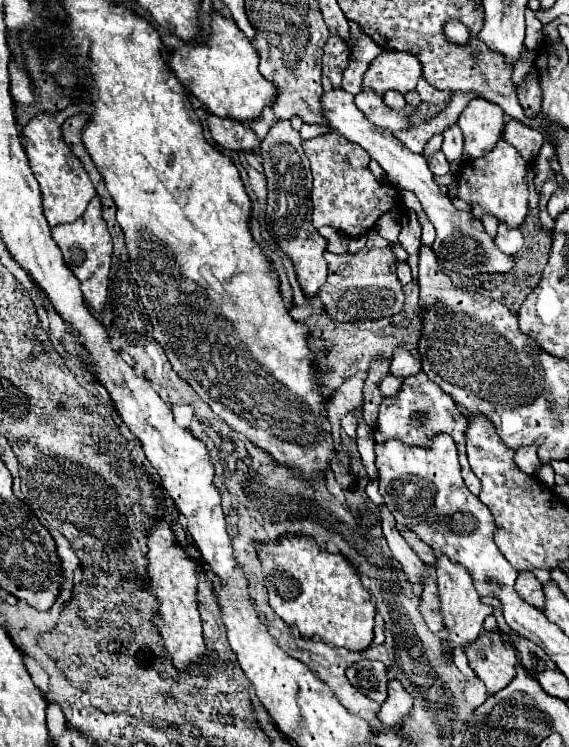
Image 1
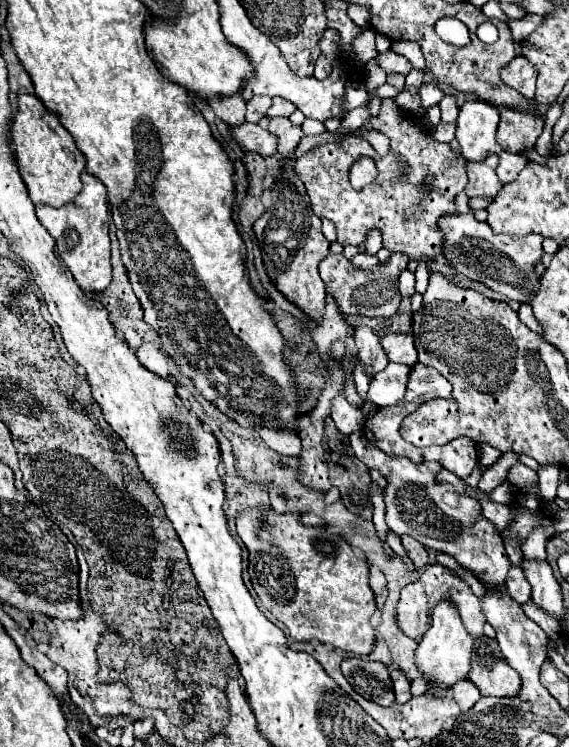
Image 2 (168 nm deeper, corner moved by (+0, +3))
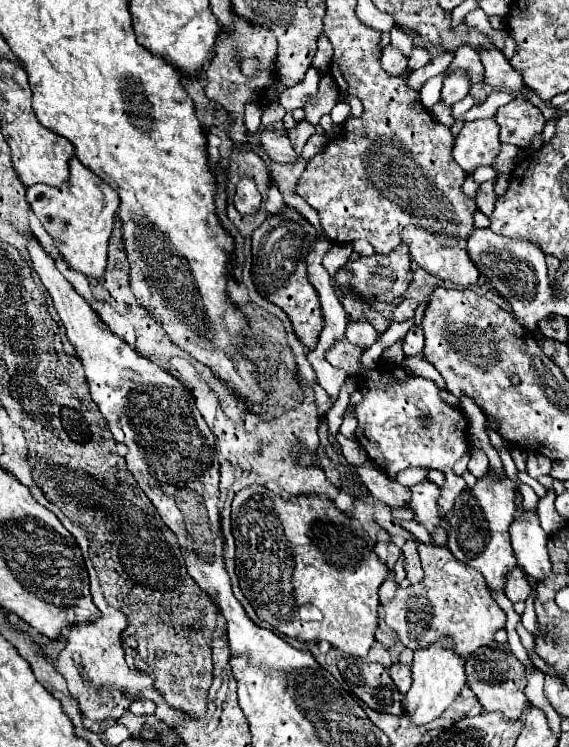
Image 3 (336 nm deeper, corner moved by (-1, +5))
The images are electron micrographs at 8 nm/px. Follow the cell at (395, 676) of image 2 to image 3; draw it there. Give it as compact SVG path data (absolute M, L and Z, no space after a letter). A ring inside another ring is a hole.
M394 662L388 672L390 672L390 678L394 680L396 688L400 690L400 694L406 694L410 690L410 684L412 684L410 666L408 664L402 664L402 662Z

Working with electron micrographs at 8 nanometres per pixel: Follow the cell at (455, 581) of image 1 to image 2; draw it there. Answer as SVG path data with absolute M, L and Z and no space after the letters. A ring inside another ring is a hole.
M449 598L441 600L433 610L433 622L427 634L421 638L419 648L415 650L415 662L423 676L429 678L429 682L435 686L435 696L445 696L447 688L451 688L455 682L467 678L471 668L471 652L473 652L473 638L469 638L469 632L465 630L465 624L461 622L459 610L451 606L453 602Z

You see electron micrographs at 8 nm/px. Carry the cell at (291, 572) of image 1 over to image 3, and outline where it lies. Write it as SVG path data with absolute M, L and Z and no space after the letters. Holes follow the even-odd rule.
M252 484L244 490L240 490L236 496L234 496L234 502L232 502L232 534L234 534L234 540L236 540L236 576L240 580L240 590L242 594L246 596L246 600L252 604L254 612L258 614L258 618L266 624L272 626L272 630L288 636L288 638L294 638L298 642L320 642L320 640L328 640L334 648L350 654L350 656L366 656L372 642L374 642L374 632L376 632L376 626L378 626L378 588L380 584L386 580L388 576L388 568L386 564L376 556L374 552L374 540L370 538L368 532L364 530L358 530L352 526L352 518L348 518L344 512L340 512L336 508L336 504L328 498L328 496L322 496L322 494L298 494L294 496L292 500L284 500L280 496L276 496L274 492L270 492L268 488L260 486L260 484Z

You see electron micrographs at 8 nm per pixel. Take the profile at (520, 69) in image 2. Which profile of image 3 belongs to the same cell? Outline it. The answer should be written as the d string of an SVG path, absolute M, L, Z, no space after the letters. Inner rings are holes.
M478 48L480 62L484 66L484 82L498 88L498 90L512 90L520 92L524 82L518 70L510 66L504 54L496 48Z

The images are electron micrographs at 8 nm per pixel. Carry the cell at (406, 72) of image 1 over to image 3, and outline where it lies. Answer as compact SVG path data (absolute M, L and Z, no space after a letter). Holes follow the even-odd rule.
M394 26L394 28L390 30L390 34L392 34L392 46L398 48L398 50L402 50L406 56L410 56L412 46L414 46L412 36L406 34L406 32L404 32L402 28L398 28L398 26Z

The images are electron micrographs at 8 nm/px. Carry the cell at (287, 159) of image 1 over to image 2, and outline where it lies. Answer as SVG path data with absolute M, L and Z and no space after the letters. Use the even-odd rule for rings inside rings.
M271 118L267 124L267 130L277 136L277 156L283 162L281 174L271 186L271 208L265 210L265 214L255 222L255 236L261 246L263 262L267 268L269 278L275 282L275 286L285 294L287 300L297 304L307 316L313 320L321 320L325 312L325 282L319 276L319 262L327 254L341 254L343 246L338 242L327 242L321 234L321 220L313 214L309 206L309 196L305 192L305 186L301 186L301 178L297 178L295 172L295 158L293 152L299 146L301 140L301 128L293 126L287 118Z

